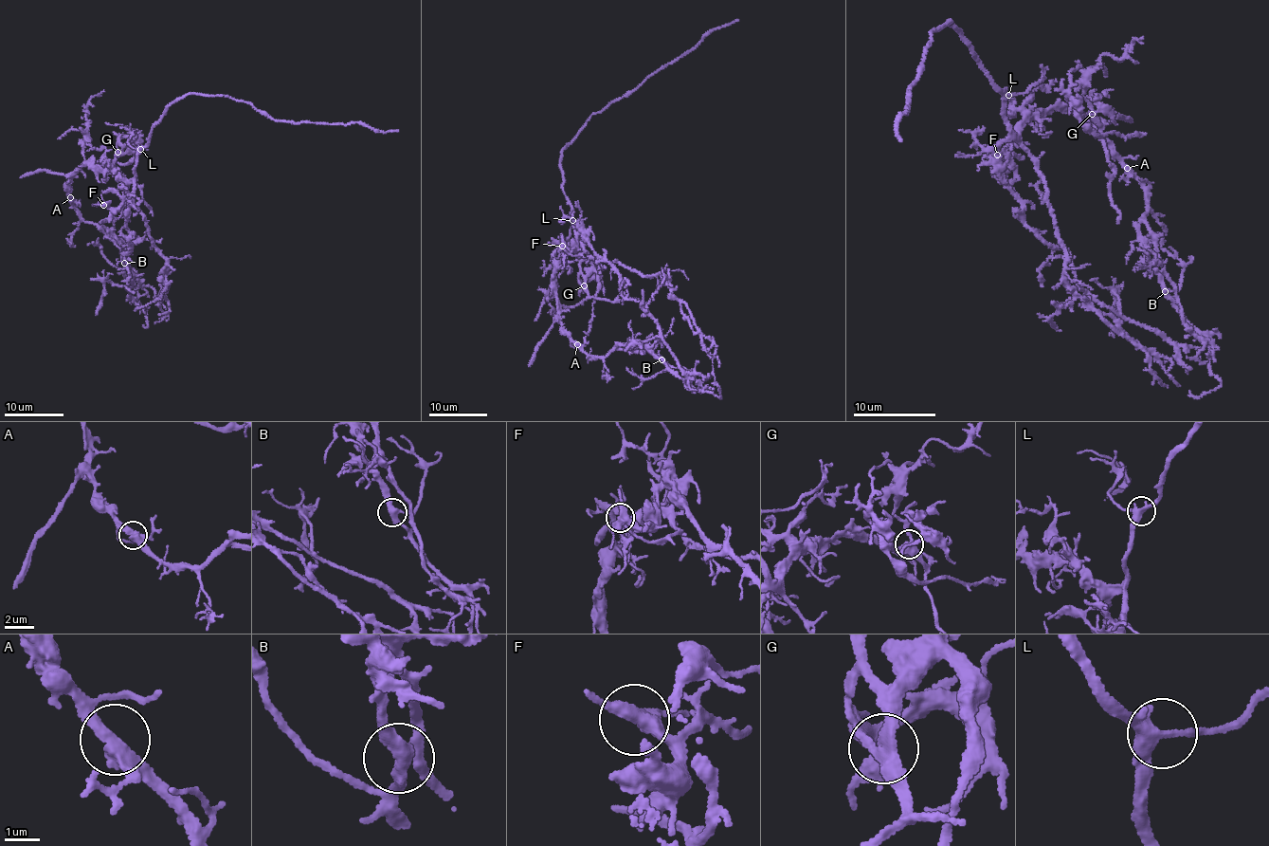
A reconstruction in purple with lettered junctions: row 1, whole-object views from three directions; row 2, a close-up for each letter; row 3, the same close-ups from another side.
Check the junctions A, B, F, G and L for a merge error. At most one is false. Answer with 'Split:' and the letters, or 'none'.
Split: none

